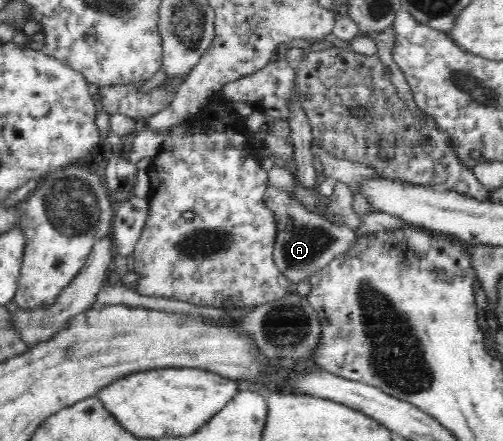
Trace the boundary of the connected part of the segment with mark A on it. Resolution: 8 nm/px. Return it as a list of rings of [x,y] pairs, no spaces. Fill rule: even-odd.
[[[269,182],[266,184],[265,204],[277,215],[278,234],[274,242],[274,263],[295,286],[303,280],[310,280],[311,276],[317,275],[336,256],[347,252],[358,242],[359,236],[349,226],[329,221],[323,213],[307,209],[297,203],[295,197],[289,197],[287,191]]]

